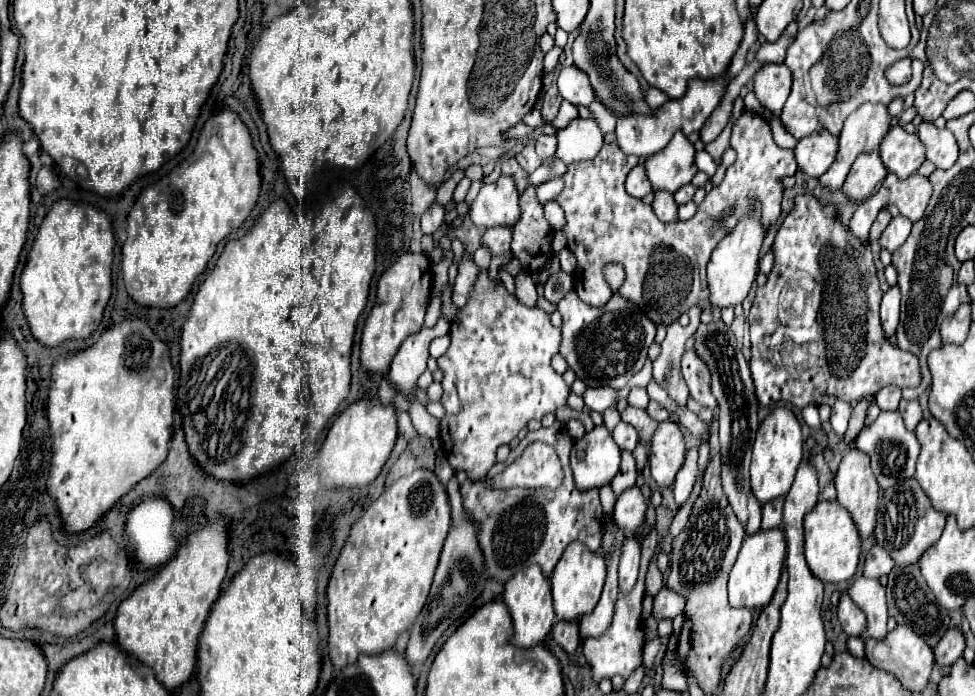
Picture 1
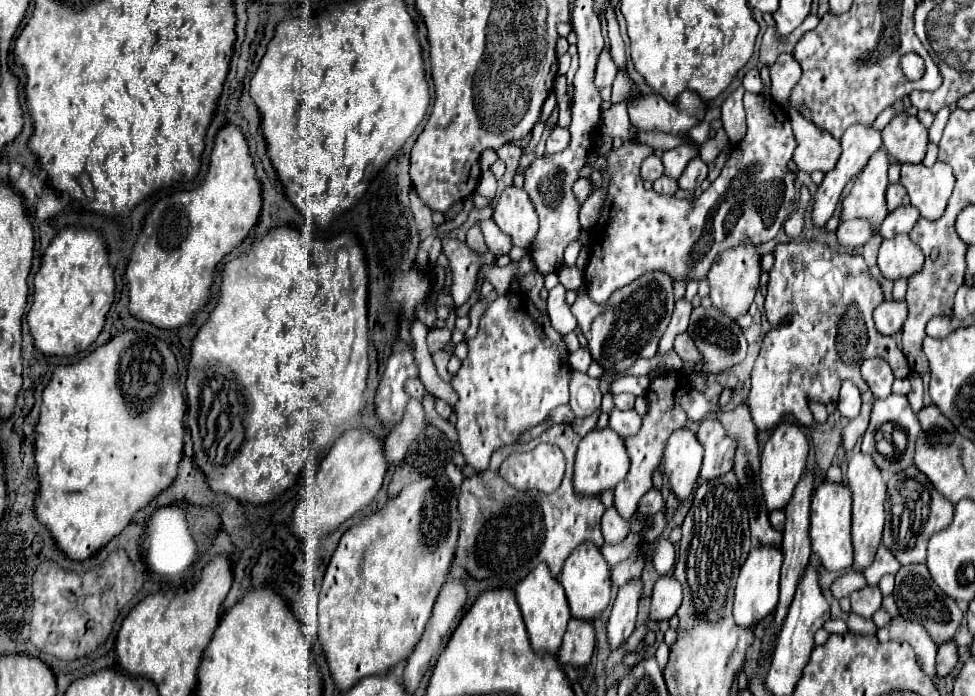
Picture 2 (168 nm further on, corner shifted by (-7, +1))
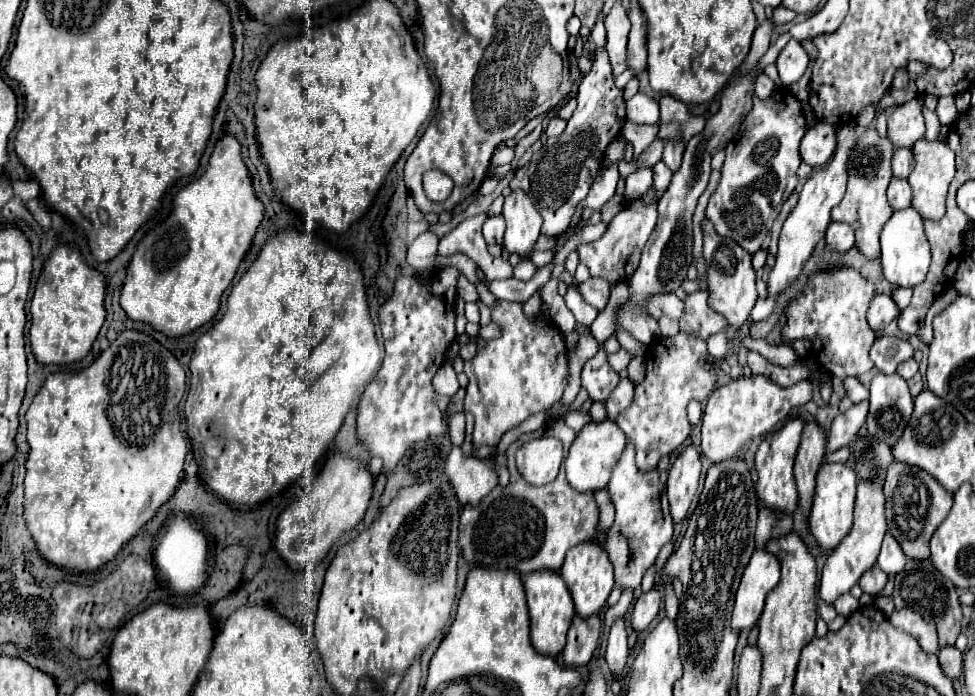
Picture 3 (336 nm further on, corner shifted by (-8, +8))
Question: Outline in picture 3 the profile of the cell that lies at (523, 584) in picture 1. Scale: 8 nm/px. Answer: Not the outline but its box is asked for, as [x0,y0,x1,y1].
[523,570,575,656]

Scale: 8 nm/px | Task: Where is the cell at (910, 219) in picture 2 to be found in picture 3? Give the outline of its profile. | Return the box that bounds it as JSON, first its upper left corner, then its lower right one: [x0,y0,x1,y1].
[887,178,911,210]

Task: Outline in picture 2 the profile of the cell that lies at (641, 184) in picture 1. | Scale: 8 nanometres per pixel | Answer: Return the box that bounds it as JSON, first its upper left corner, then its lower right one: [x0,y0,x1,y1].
[642,155,664,181]

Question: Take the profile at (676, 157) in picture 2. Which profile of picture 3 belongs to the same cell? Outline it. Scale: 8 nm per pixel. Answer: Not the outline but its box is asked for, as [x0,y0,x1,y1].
[663,140,683,170]

